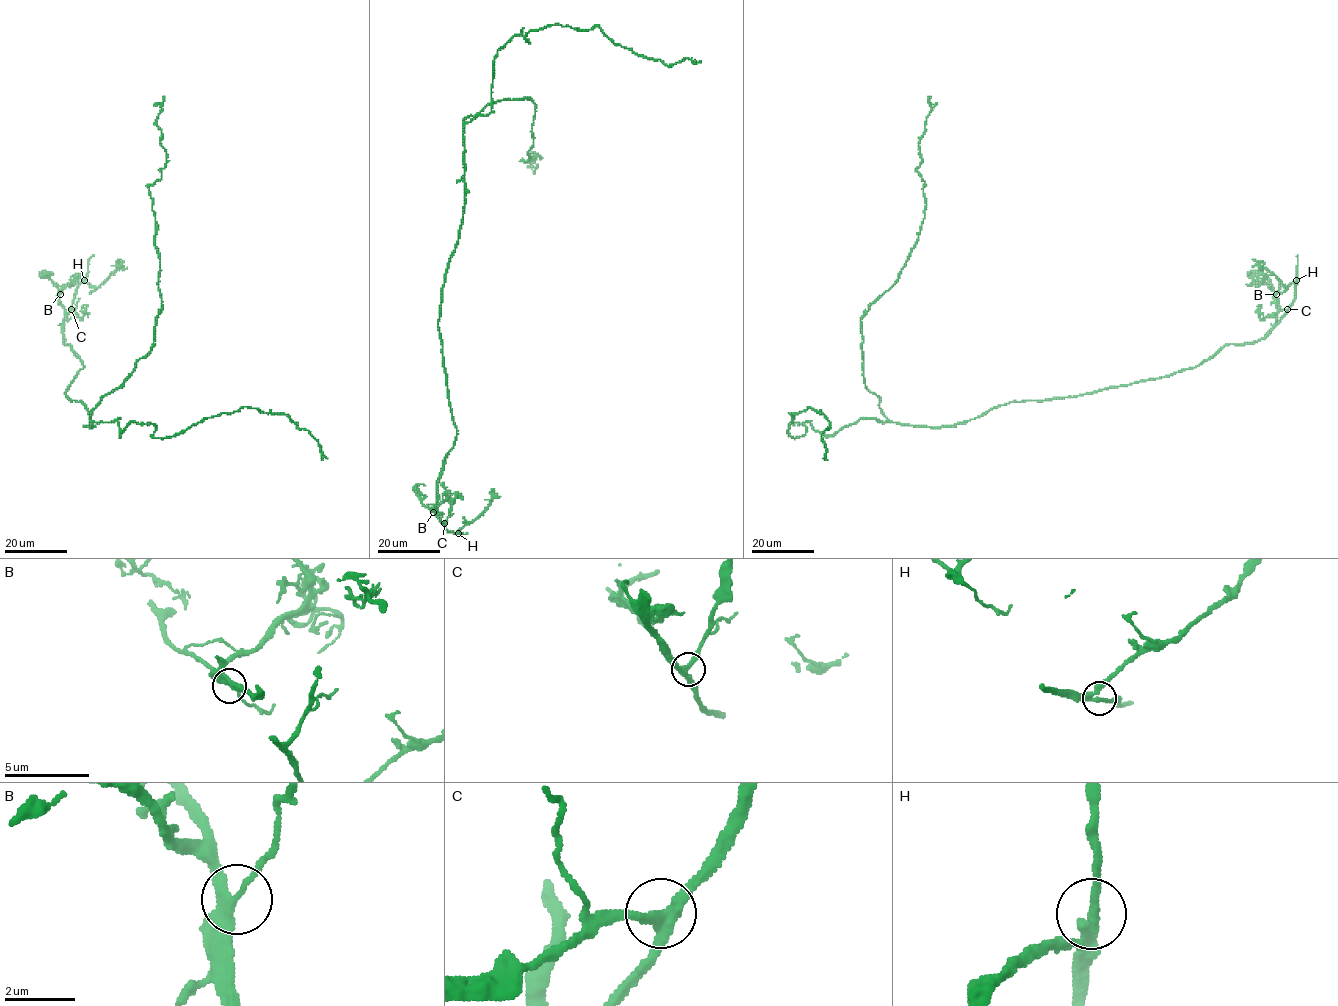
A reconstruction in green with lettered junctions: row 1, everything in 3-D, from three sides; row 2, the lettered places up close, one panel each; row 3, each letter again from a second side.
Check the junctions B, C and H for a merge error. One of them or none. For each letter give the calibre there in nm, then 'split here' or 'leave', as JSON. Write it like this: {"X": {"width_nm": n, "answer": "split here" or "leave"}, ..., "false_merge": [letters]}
{"B": {"width_nm": 260, "answer": "leave"}, "C": {"width_nm": 300, "answer": "leave"}, "H": {"width_nm": 260, "answer": "leave"}, "false_merge": []}

